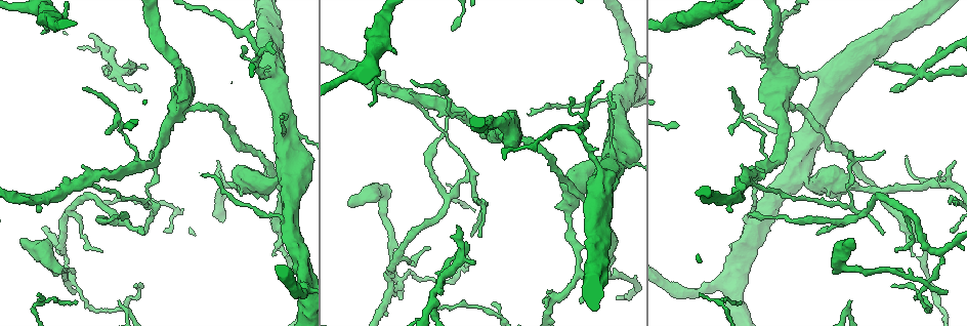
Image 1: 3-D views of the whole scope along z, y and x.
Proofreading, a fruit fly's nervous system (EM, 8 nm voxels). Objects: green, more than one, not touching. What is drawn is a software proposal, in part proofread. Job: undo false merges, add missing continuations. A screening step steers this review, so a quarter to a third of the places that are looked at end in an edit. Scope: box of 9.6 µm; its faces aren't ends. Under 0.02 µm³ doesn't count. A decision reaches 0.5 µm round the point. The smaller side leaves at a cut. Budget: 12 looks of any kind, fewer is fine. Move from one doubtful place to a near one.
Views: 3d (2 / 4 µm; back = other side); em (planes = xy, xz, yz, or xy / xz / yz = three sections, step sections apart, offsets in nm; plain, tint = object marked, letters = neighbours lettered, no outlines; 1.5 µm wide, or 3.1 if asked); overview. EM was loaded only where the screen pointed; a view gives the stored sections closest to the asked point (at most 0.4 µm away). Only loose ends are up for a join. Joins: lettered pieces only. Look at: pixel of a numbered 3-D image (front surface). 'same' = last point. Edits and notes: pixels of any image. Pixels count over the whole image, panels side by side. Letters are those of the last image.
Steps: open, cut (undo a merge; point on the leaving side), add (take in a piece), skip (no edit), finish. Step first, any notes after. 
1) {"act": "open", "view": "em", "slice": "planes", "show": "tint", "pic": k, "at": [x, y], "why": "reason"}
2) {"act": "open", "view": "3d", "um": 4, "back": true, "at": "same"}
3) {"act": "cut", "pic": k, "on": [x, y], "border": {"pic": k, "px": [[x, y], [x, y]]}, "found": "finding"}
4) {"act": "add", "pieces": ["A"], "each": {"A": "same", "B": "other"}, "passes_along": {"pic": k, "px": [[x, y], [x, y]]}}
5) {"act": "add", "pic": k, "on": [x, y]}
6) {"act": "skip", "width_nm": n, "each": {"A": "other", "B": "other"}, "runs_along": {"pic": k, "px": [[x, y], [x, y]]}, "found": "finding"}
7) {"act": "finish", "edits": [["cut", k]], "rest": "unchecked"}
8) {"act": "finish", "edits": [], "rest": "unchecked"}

{"act": "open", "view": "em", "slice": "yz", "step": 4, "show": "letters", "pic": 1, "at": [119, 72], "why": "side arm on a straight run"}

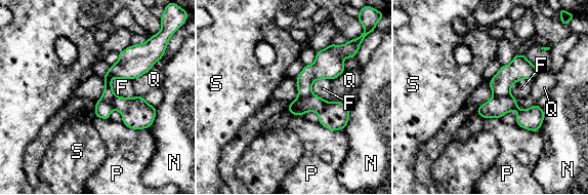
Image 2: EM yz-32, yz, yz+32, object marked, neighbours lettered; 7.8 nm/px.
{"act": "cut", "pic": 2, "on": [496, 107], "each": {"F": "other", "N": "other", "P": "other", "Q": "other", "S": "other"}, "found": "two neurons meet here"}

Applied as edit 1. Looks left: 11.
{"act": "open", "view": "3d", "um": 2, "pic": 1, "at": [925, 285], "why": "a fork"}

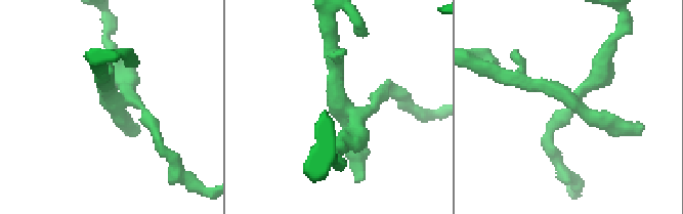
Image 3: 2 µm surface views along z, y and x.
{"act": "open", "view": "em", "slice": "yz", "step": 8, "show": "tint", "pic": 3, "at": [348, 111], "why": "need the tissue"}

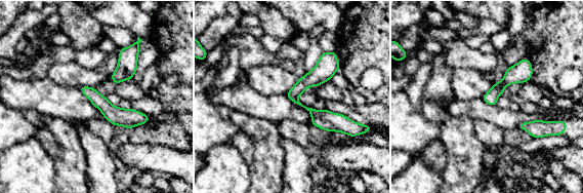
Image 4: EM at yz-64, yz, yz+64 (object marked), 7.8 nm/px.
{"act": "open", "view": "em", "slice": "planes", "show": "letters", "at": "same", "why": "cut it another way"}

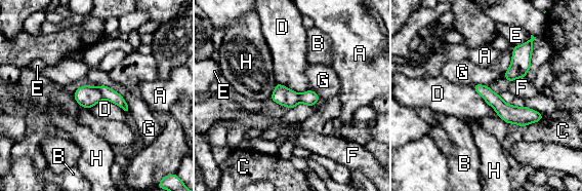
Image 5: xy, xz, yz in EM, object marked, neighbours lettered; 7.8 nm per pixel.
{"act": "cut", "pic": 5, "on": [87, 97], "width_nm": 120, "each": {"A": "other", "B": "other", "C": "other", "D": "other", "E": "other", "F": "other", "G": "other", "H": "other"}, "border": {"pic": 5, "px": [[97, 87], [104, 99]]}, "found": "a second neuron is stuck on"}

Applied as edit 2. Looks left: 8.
{"act": "open", "view": "overview"}

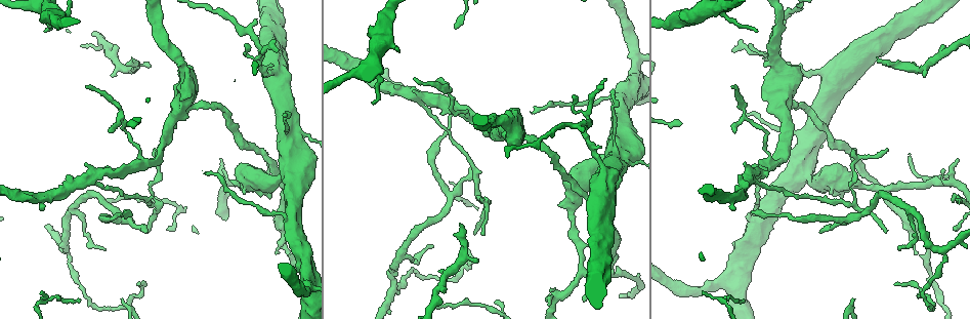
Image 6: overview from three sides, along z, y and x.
{"act": "open", "view": "3d", "um": 2, "back": true, "pic": 6, "at": [148, 232], "why": "thin end"}

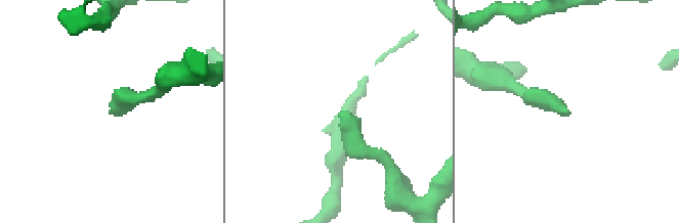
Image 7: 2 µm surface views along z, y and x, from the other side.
{"act": "open", "view": "em", "slice": "planes", "show": "plain", "pic": 7, "at": [345, 114]}

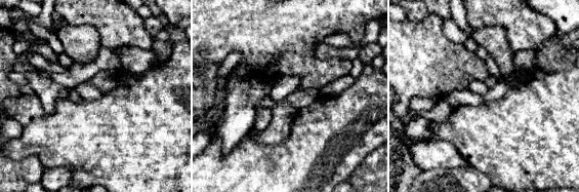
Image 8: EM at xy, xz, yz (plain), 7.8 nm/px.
{"act": "open", "view": "em", "slice": "planes", "show": "letters", "at": "same", "why": "what lies round it"}

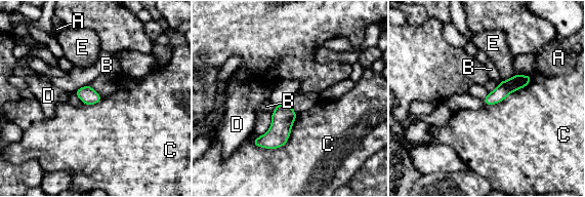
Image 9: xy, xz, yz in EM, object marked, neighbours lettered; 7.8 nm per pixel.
{"act": "skip", "longest_contact_nm": ["C", 420], "each": {"A": "other", "B": "other", "C": "other", "D": "other", "E": "other"}, "found": "no lettered piece goes on from it"}

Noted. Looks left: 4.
{"act": "finish", "edits": [["cut", 2], ["cut", 5]], "rest": "unchecked"}

